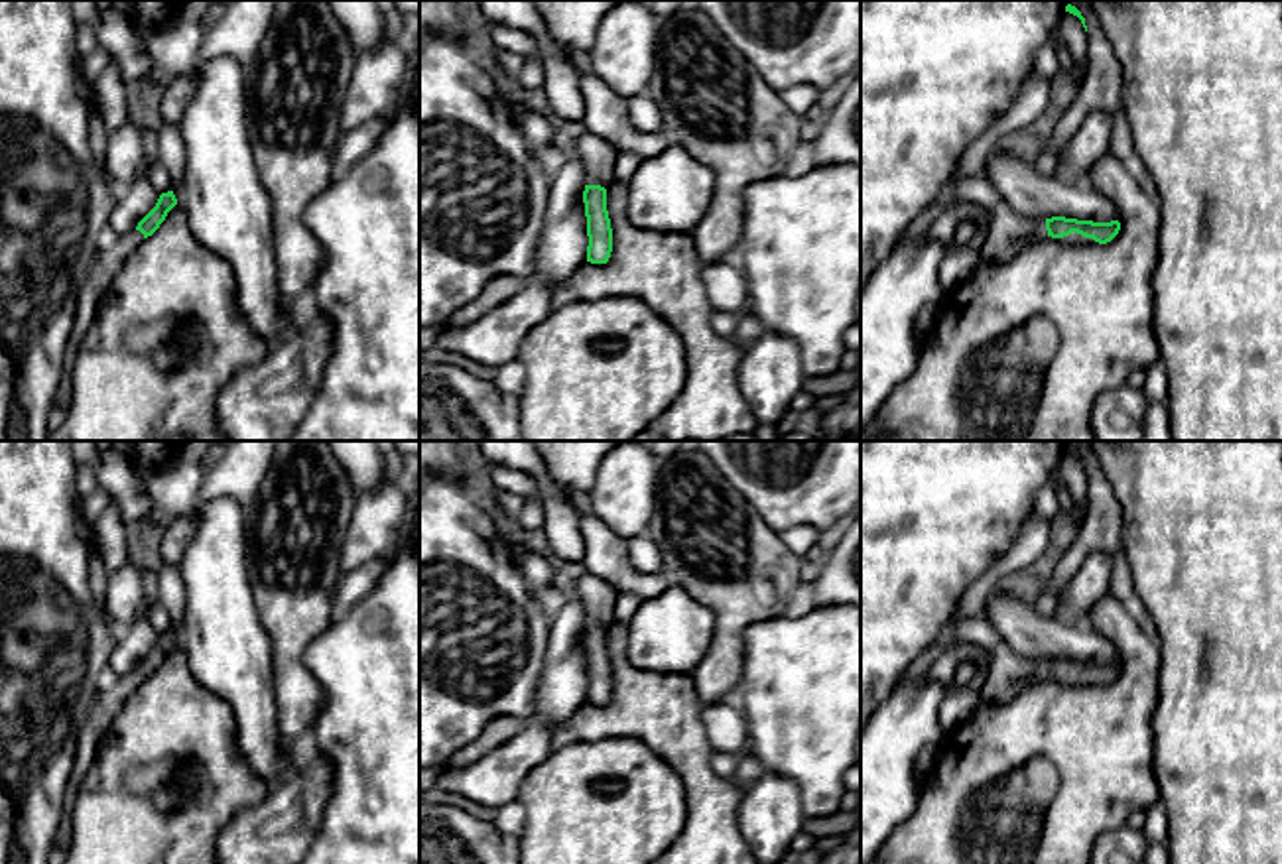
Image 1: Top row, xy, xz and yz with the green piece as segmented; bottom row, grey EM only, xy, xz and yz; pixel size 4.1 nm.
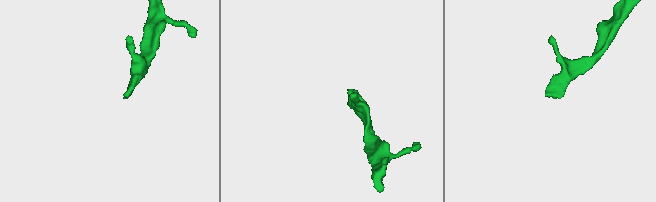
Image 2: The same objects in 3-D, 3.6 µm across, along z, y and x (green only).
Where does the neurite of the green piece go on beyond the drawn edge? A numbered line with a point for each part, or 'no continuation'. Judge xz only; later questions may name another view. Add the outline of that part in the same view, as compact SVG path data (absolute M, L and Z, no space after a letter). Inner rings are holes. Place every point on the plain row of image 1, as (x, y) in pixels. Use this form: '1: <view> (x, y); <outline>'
1: xz (597, 595); M583 573L579 583L573 588L583 604L587 626L609 628L612 624L612 610L618 590L605 579Z

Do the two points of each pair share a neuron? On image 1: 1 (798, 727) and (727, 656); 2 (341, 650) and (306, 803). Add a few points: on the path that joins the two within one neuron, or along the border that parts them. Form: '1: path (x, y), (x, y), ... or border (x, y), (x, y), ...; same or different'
1: border (751, 626), (745, 632), (743, 678), (733, 697); different
2: border (320, 752), (331, 766), (329, 800); different

